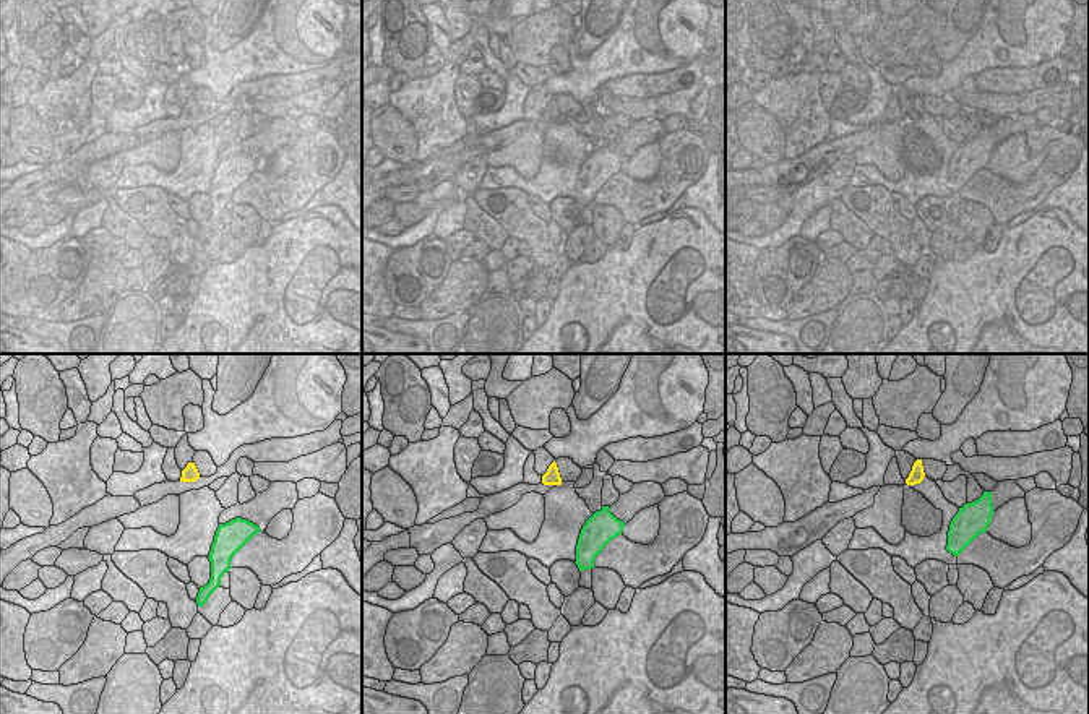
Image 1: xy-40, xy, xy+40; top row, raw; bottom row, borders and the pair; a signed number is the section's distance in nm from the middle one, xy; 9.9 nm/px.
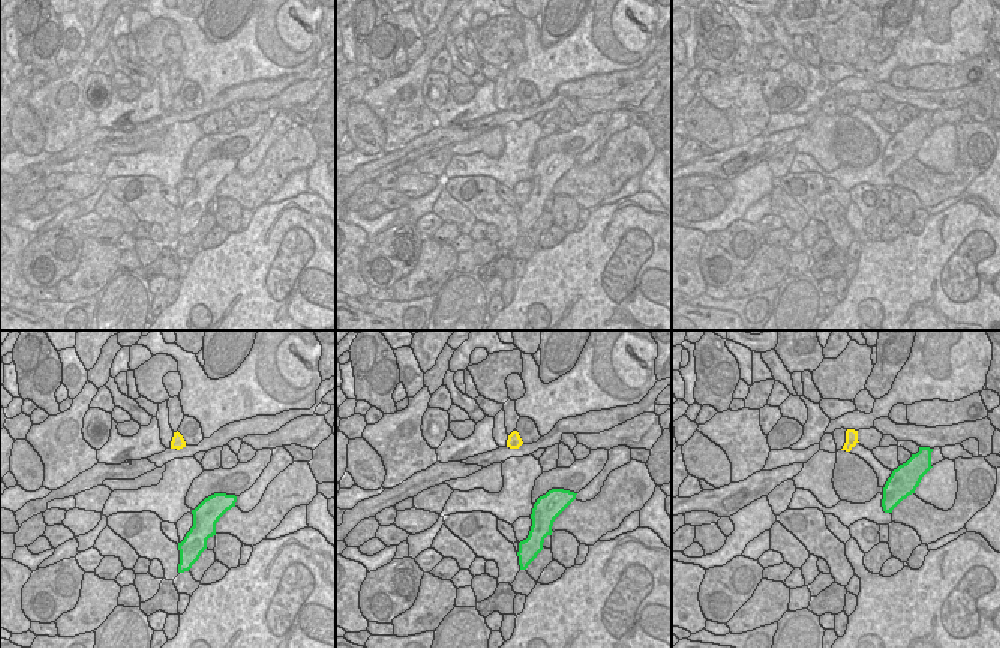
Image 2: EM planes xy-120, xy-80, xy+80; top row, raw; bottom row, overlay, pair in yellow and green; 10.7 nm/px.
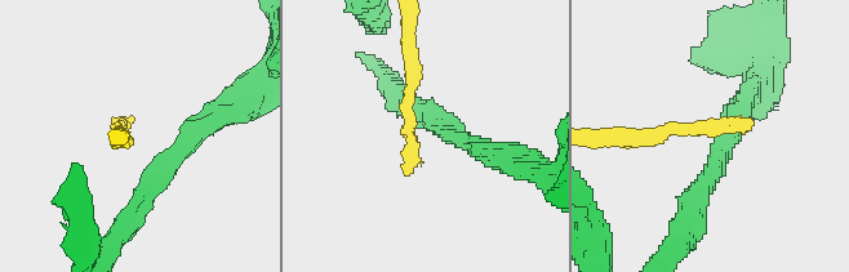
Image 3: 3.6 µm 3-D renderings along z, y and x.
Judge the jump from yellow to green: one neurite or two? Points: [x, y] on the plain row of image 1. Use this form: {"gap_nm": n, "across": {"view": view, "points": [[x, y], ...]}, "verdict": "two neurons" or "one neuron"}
{"gap_nm": 440, "across": {"view": "xy", "points": [[560, 120], [593, 151]]}, "verdict": "two neurons"}

